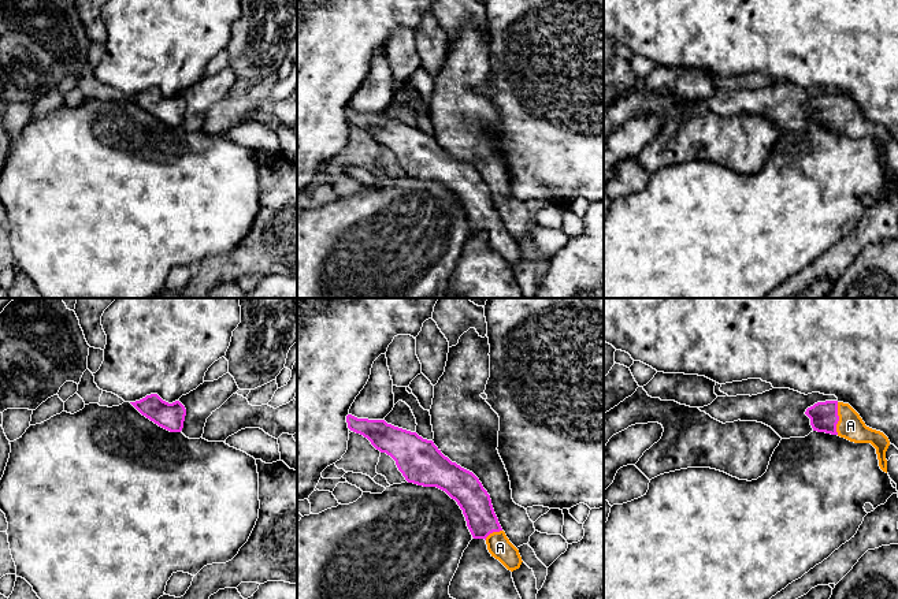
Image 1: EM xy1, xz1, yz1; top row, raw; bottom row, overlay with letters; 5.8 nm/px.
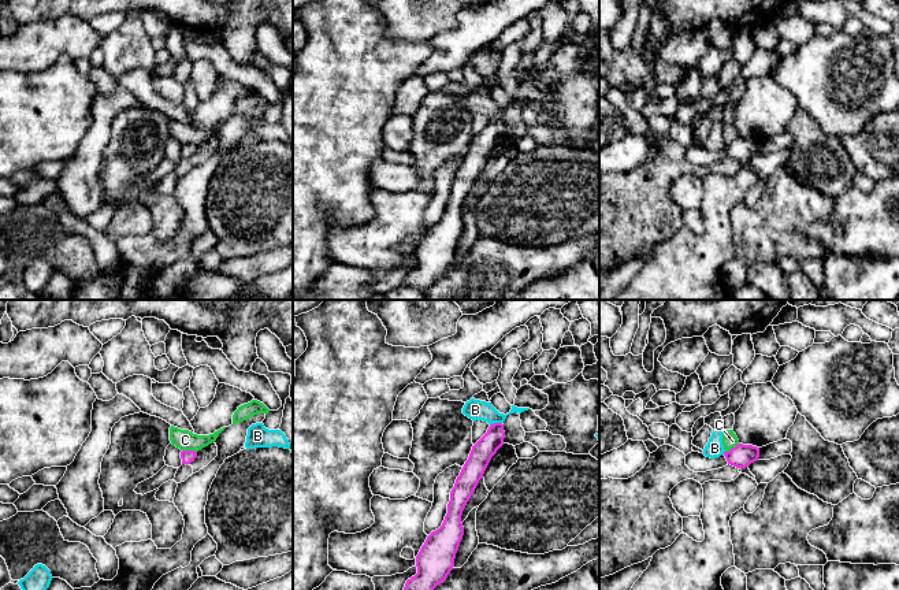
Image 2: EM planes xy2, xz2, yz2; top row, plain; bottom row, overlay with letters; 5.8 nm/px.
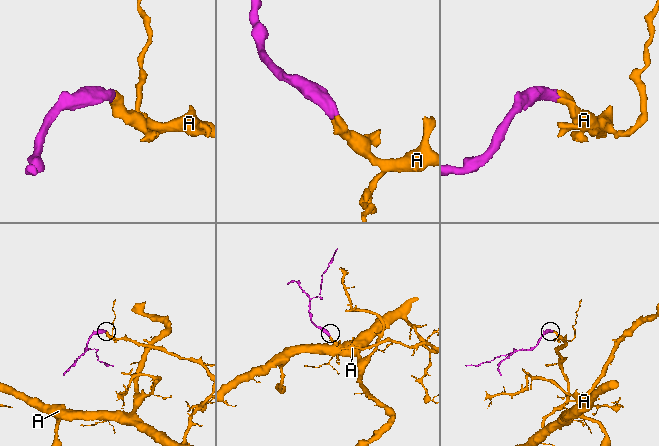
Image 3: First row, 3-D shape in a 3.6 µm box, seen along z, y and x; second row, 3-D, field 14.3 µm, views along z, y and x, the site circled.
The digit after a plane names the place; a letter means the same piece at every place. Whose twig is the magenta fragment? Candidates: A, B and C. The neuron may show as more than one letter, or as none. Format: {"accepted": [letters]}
{"accepted": ["A"]}

